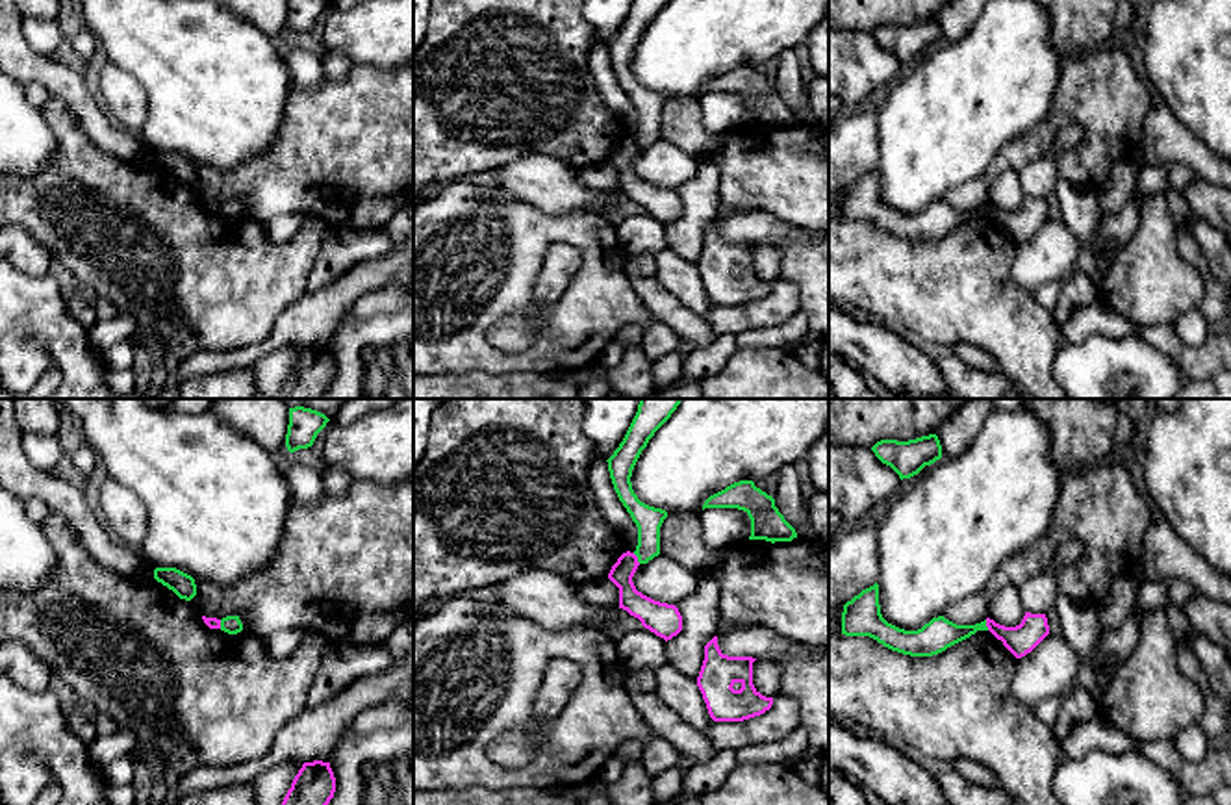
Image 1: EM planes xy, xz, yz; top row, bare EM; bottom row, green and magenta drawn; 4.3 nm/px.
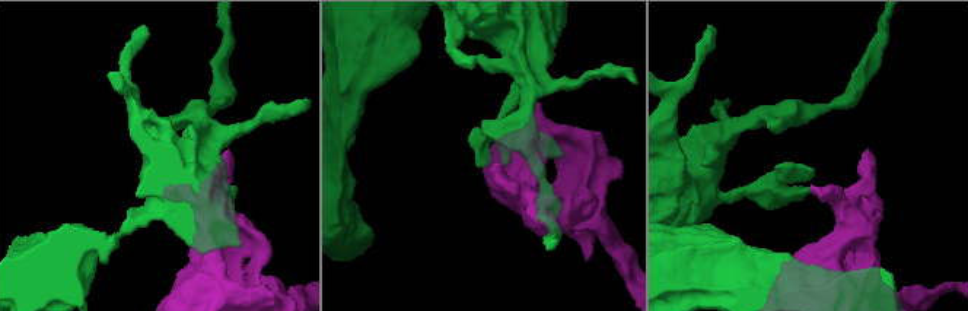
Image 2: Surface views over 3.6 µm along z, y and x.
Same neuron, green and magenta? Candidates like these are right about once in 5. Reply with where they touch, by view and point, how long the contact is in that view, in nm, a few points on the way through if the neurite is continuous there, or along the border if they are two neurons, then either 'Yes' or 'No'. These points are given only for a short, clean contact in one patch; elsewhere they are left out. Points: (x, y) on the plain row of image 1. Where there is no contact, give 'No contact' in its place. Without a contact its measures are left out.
Touches green at xz (638, 143). Shared border 60 nm. Boundary: xz (633, 138), (640, 147). No

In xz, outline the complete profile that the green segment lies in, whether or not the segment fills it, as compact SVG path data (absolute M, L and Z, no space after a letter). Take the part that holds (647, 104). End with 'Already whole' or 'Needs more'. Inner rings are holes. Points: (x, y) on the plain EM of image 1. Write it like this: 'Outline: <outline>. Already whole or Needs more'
Outline: M634 0L623 26L606 45L614 74L638 111L634 139L640 148L647 148L660 139L660 111L667 96L641 87L632 74L630 61L641 35L669 2L671 0Z. Already whole

